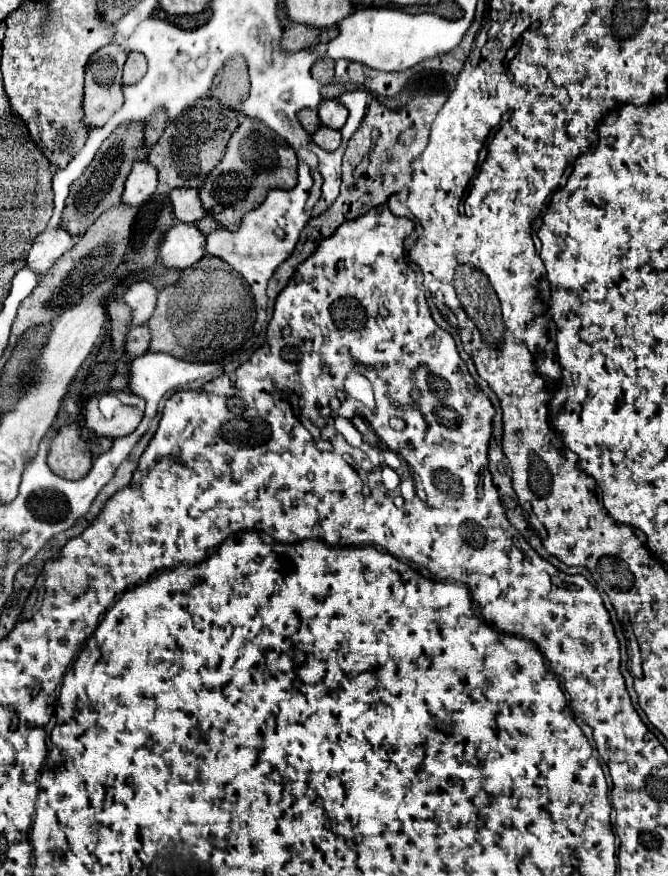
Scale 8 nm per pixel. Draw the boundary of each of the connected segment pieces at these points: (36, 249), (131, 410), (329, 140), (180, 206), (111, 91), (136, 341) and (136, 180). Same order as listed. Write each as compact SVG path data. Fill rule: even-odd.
M45 229L35 237L31 245L31 251L27 255L27 267L39 275L47 273L53 263L73 247L73 243L73 237L65 229Z
M91 397L85 405L85 425L99 437L117 439L129 435L141 421L145 411L145 401L141 399L141 407L123 407L111 421L105 421L97 409L97 397Z
M319 127L317 133L311 135L311 139L325 151L335 151L341 145L341 133L329 127Z
M173 189L169 193L169 201L173 205L175 219L181 223L195 223L205 215L197 189Z
M111 43L101 47L97 53L93 53L93 57L89 59L89 65L85 69L85 99L83 99L83 109L85 109L85 125L89 129L97 129L103 127L109 119L109 115L113 115L121 105L123 105L123 83L121 83L121 73L123 73L123 65L125 65L125 51Z
M145 325L131 327L127 333L127 341L125 341L125 353L129 357L139 357L147 351L149 341L151 341L151 337L149 337L149 329Z
M137 161L125 181L123 203L139 207L143 205L157 189L157 169L147 161Z

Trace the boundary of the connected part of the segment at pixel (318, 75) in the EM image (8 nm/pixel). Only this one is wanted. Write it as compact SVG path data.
M323 57L323 59L319 59L315 65L313 65L313 69L311 69L311 75L313 75L313 79L317 79L319 83L331 83L333 81L333 67L335 67L335 61L333 59L329 59L329 57Z

